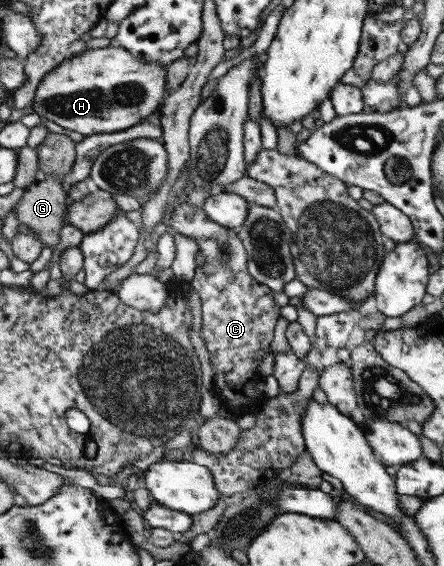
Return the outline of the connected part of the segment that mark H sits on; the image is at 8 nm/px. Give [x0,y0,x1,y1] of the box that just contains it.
[31,43,172,136]

